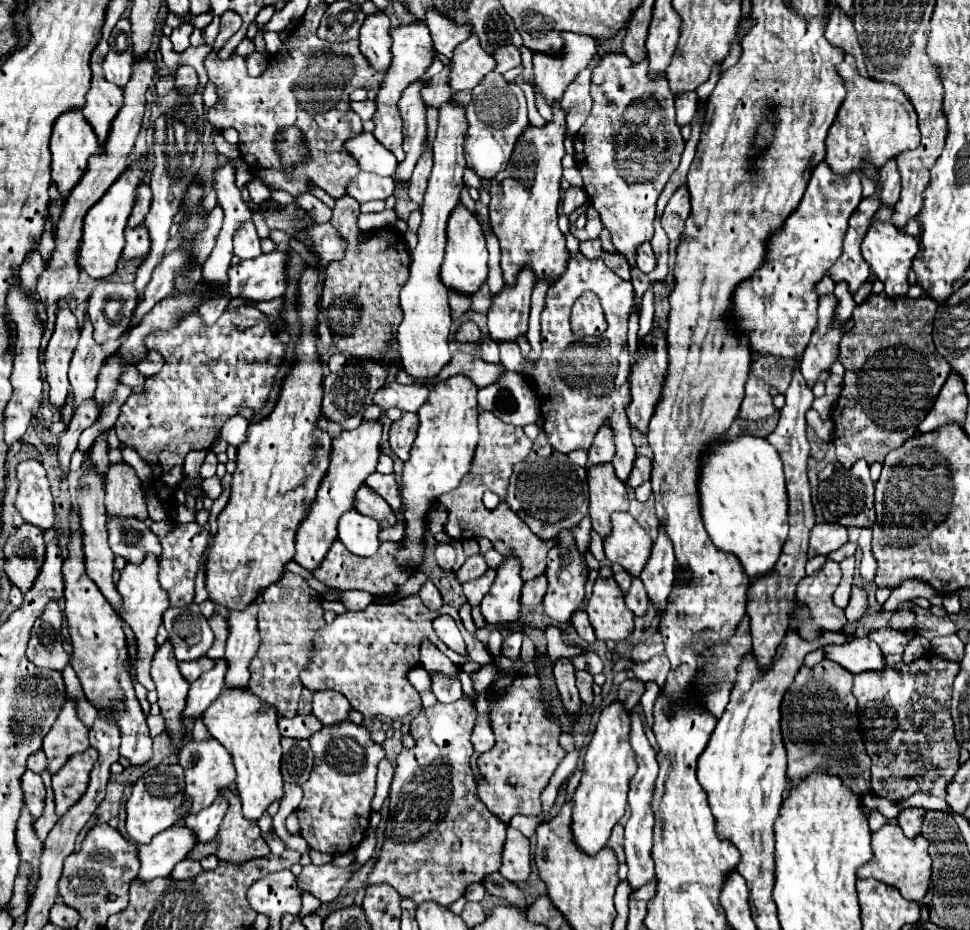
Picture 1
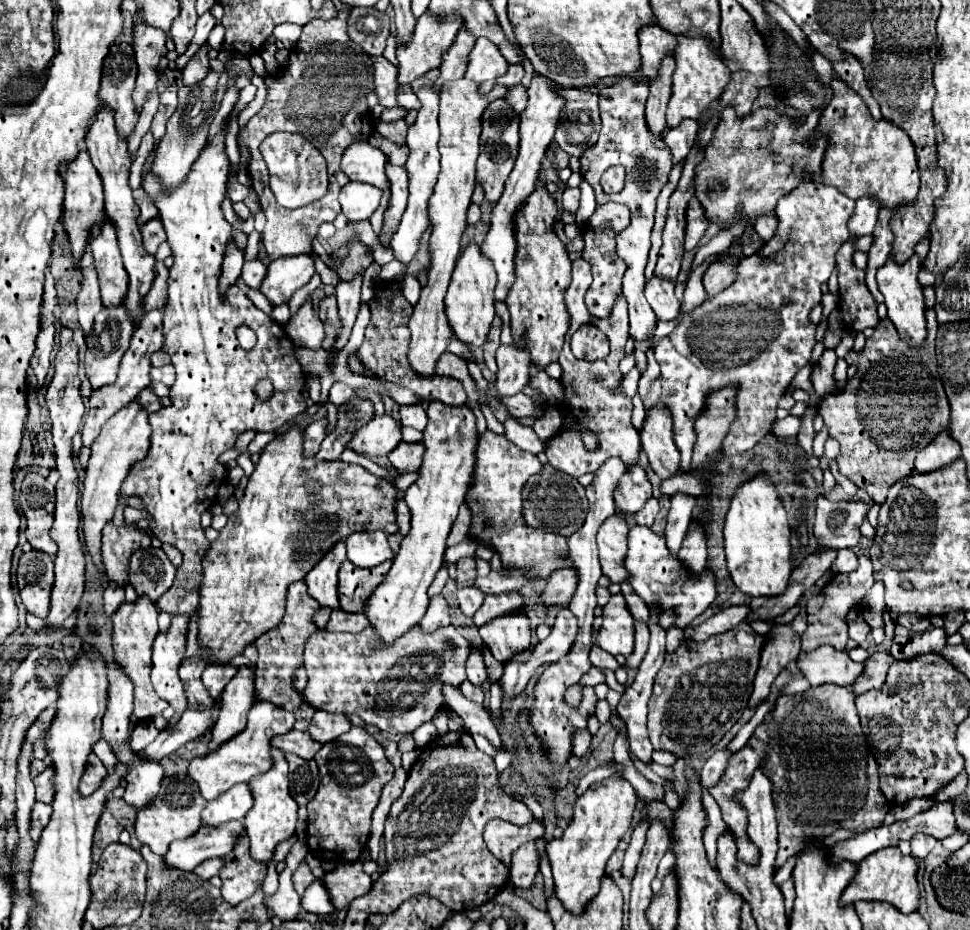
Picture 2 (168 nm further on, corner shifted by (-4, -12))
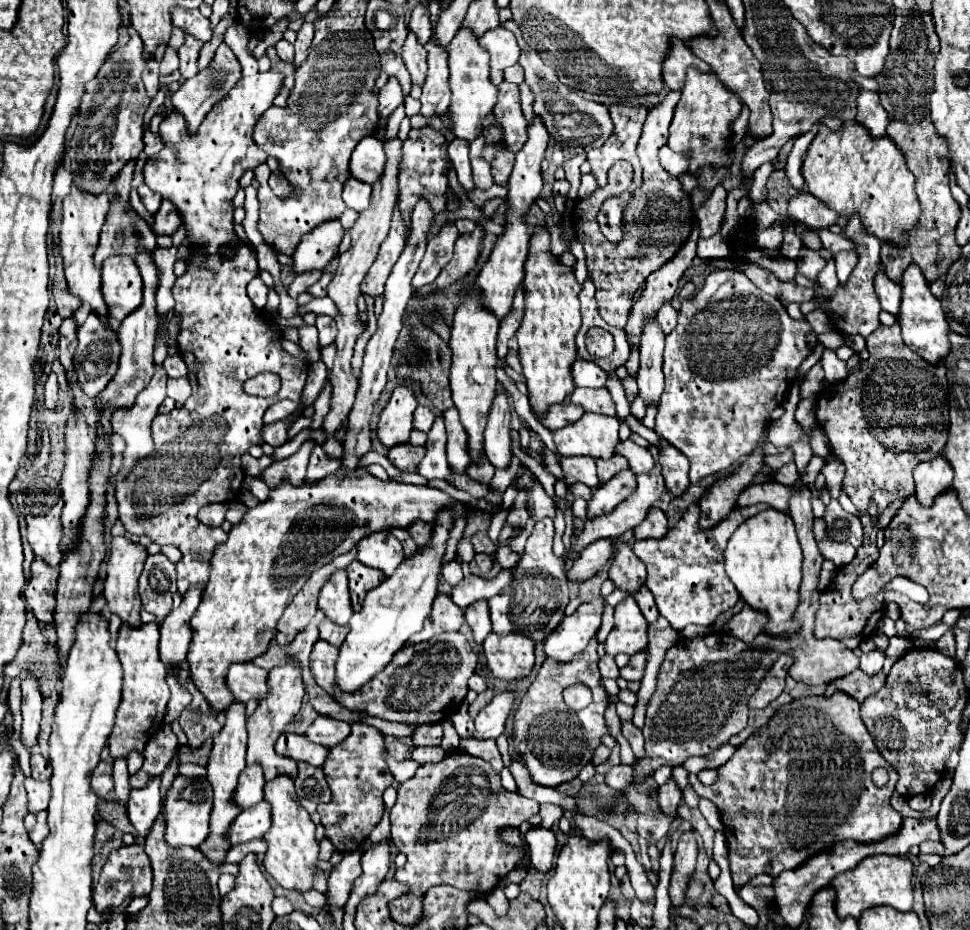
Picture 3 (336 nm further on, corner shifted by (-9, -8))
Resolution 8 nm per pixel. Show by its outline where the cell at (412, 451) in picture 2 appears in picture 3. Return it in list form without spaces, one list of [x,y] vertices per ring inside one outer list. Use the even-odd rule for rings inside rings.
[[[402,443],[402,445],[392,447],[386,457],[396,467],[400,467],[404,471],[416,471],[416,467],[418,467],[420,459],[424,457],[424,453],[426,453],[424,447],[416,447],[416,445],[410,445],[410,443]]]

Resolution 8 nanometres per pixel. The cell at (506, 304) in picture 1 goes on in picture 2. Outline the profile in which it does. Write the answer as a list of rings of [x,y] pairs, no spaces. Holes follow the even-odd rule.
[[[501,345],[497,349],[497,381],[495,387],[499,391],[497,403],[507,395],[517,395],[529,381],[529,353],[519,349],[517,345]]]

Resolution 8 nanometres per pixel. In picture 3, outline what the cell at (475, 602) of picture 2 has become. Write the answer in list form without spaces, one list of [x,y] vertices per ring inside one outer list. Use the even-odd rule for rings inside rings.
[[[484,599],[468,605],[466,609],[466,623],[470,625],[472,633],[474,633],[474,641],[482,643],[486,639],[486,635],[492,631],[490,625],[490,617],[488,617],[488,603]]]

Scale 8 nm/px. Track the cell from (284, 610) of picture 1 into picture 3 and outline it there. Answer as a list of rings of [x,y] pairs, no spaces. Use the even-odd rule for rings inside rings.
[[[356,549],[332,559],[332,563],[328,563],[320,571],[314,571],[306,579],[304,587],[298,591],[298,595],[292,599],[292,603],[286,605],[286,609],[278,621],[276,643],[280,647],[288,647],[294,641],[294,637],[310,623],[310,619],[314,617],[314,613],[318,609],[318,591],[328,581],[328,575],[332,575],[332,571],[336,571],[340,567],[346,567],[346,563],[350,563],[352,559],[356,559]]]

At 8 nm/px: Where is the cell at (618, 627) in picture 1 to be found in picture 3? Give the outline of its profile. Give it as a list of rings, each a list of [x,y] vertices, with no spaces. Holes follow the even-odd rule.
[[[628,595],[624,601],[616,605],[614,611],[614,629],[610,631],[606,639],[606,653],[608,655],[634,655],[636,651],[644,649],[648,645],[648,621],[644,615],[640,615],[640,607],[636,607],[636,601],[632,595]]]

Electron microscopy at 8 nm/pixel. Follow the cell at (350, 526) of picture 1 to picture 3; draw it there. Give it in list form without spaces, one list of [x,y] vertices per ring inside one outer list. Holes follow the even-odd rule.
[[[376,531],[362,537],[356,545],[358,561],[392,575],[392,571],[402,563],[404,551],[400,541],[390,531]]]

